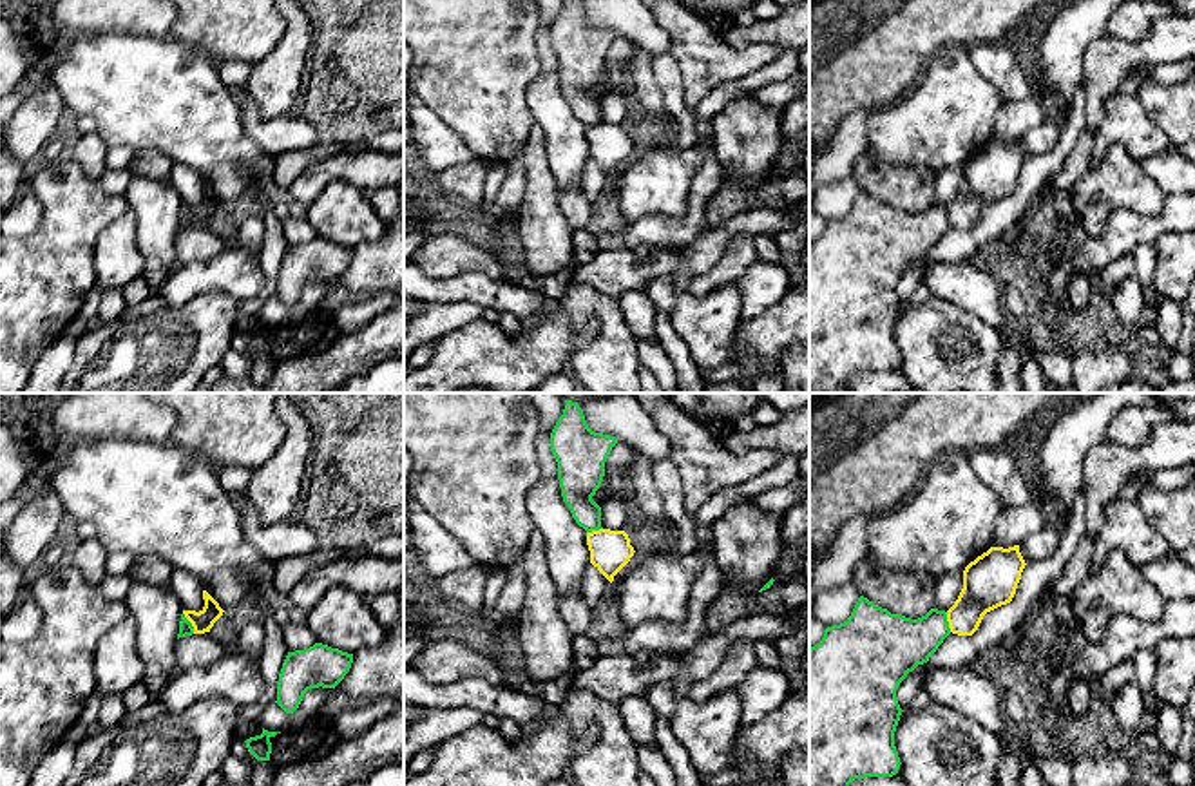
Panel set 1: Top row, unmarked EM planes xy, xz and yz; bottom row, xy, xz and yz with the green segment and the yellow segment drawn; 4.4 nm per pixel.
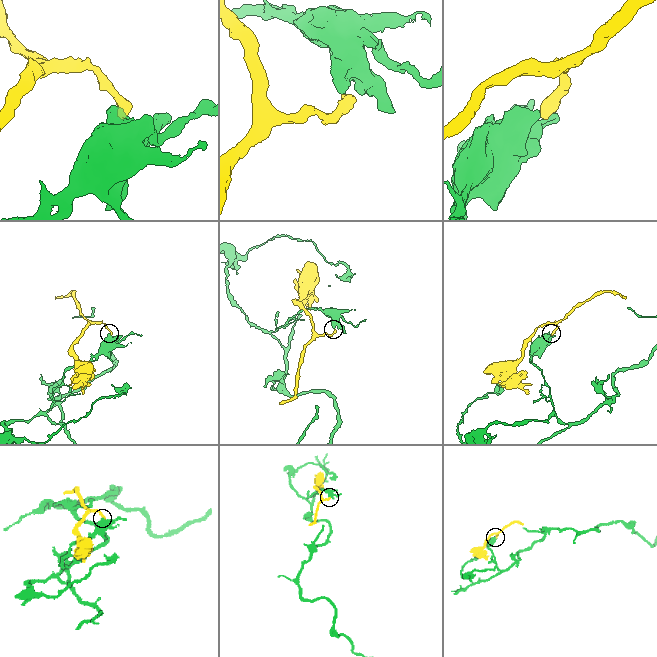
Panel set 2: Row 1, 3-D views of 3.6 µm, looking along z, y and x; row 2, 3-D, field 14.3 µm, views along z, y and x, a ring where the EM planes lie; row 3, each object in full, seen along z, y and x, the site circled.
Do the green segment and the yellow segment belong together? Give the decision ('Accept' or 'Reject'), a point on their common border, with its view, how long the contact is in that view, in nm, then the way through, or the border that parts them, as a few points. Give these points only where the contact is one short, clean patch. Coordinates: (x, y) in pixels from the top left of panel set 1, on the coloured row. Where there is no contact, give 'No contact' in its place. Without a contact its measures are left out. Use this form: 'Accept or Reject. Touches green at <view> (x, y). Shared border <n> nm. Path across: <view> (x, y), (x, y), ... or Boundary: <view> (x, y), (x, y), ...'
Reject. Touches green at xy (191, 623). Shared border 110 nm. Boundary: xy (183, 613), (194, 632)

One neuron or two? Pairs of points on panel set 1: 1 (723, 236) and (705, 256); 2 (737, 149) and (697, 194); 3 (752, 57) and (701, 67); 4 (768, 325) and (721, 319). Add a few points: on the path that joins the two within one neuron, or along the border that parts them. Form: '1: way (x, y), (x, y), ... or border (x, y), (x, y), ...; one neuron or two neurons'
1: way (717, 241), (708, 250); one neuron
2: border (707, 125), (716, 160), (721, 167), (723, 185); two neurons
3: way (739, 62), (714, 62); one neuron
4: border (741, 319), (730, 363); two neurons

